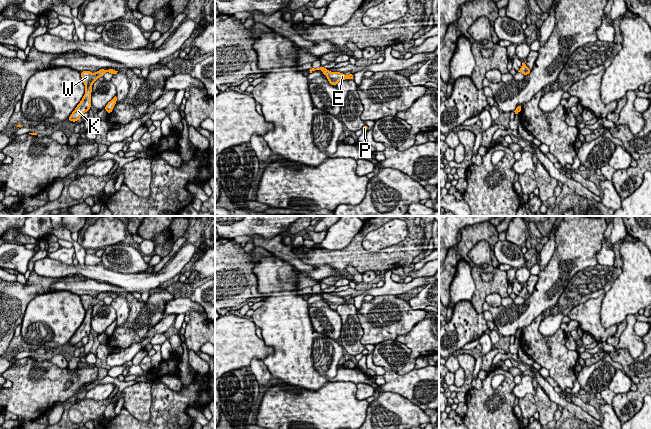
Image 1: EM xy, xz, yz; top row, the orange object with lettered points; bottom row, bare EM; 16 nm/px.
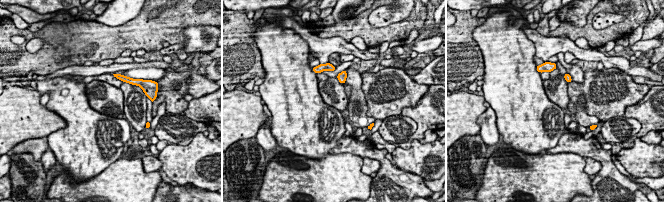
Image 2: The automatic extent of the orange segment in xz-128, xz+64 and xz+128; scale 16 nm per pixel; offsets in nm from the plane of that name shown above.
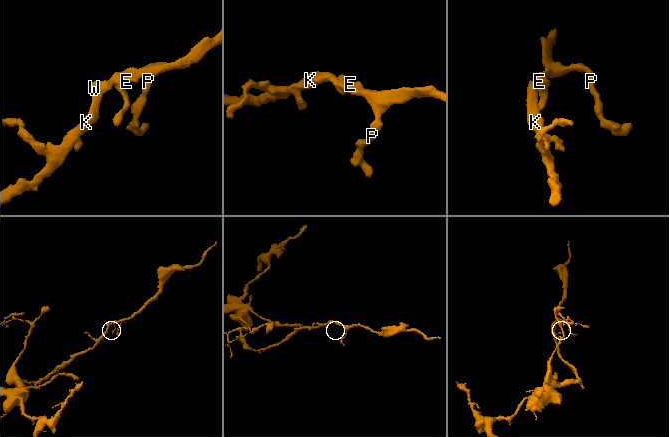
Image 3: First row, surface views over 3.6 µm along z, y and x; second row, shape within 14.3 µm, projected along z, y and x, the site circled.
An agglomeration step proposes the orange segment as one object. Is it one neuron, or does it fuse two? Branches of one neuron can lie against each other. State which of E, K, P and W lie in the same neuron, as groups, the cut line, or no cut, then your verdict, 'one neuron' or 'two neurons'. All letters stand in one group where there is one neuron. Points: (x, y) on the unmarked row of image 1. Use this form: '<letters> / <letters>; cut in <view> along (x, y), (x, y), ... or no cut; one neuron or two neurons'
E K P W; no cut; one neuron

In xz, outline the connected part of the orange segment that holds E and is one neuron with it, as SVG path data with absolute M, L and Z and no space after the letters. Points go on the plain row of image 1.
M323 290L316 293L312 292L309 295L310 297L312 297L315 294L321 294L322 297L327 300L327 304L332 310L336 310L340 304L345 304L345 303L354 304L354 299L351 297L349 299L345 299L344 297L340 296L330 296L328 293L324 292Z

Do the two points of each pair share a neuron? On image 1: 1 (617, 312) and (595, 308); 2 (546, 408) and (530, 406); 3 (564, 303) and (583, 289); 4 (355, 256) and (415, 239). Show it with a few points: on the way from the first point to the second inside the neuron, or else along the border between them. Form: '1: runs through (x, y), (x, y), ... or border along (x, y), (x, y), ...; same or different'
1: border along (603, 294), (600, 323), (608, 328); different
2: border along (533, 395), (537, 411); different
3: runs through (569, 298), (578, 291); same
4: runs through (370, 257), (389, 256), (400, 249); same

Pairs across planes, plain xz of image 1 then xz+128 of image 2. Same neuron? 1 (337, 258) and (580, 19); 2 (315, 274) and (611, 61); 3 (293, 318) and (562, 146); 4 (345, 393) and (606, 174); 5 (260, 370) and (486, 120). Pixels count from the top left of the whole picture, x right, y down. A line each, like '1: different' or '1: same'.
1: different
2: same
3: different
4: different
5: same

